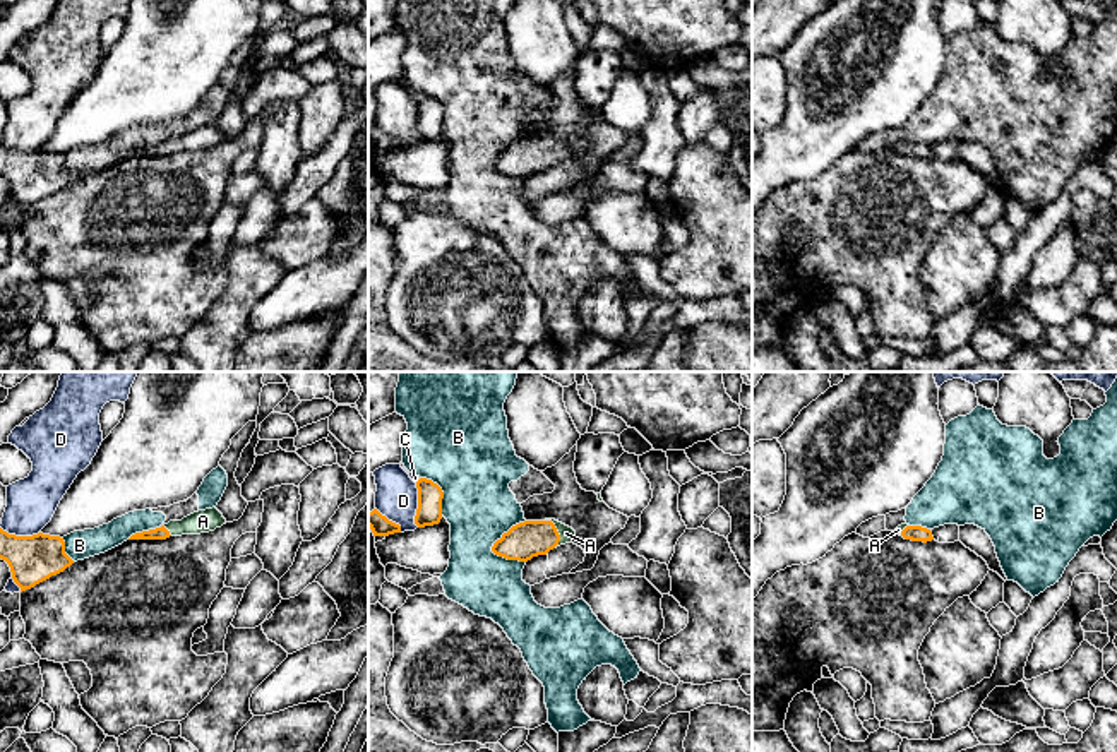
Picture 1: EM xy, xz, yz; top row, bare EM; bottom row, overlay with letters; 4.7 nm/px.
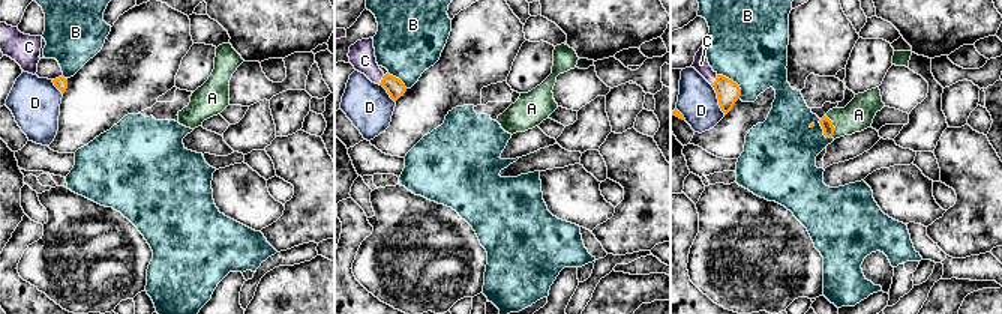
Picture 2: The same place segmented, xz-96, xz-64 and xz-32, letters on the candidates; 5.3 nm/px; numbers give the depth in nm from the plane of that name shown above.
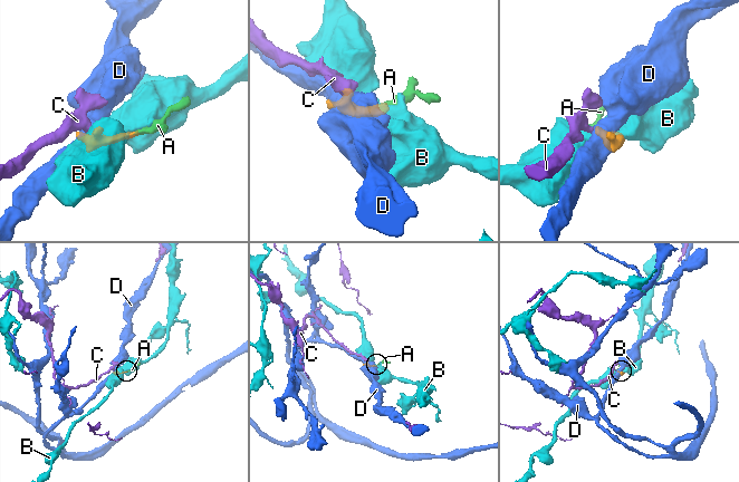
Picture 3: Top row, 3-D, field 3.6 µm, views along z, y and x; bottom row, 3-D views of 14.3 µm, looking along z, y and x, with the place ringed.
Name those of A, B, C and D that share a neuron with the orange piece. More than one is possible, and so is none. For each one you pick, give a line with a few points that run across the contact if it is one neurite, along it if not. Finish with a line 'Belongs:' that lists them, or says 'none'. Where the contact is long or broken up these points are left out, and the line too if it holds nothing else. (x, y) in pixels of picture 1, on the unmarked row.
A: Line: xz (523, 158), (557, 148), (566, 149)
C: Line: xz (429, 129), (429, 108), (418, 96), (415, 95)
Belongs: A, C

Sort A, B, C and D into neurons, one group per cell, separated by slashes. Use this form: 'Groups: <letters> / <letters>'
Groups: A C / B / D

